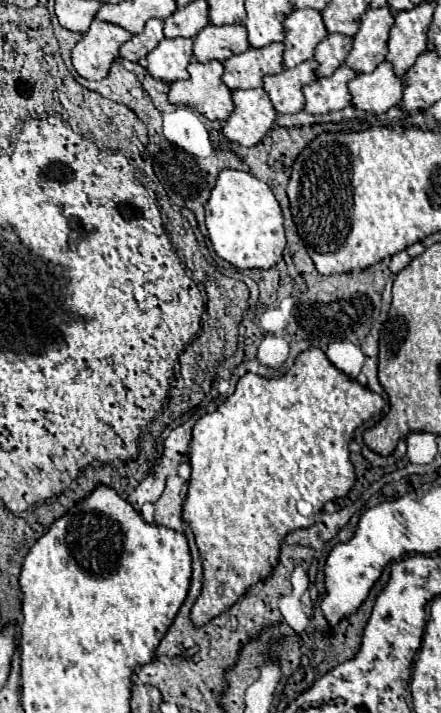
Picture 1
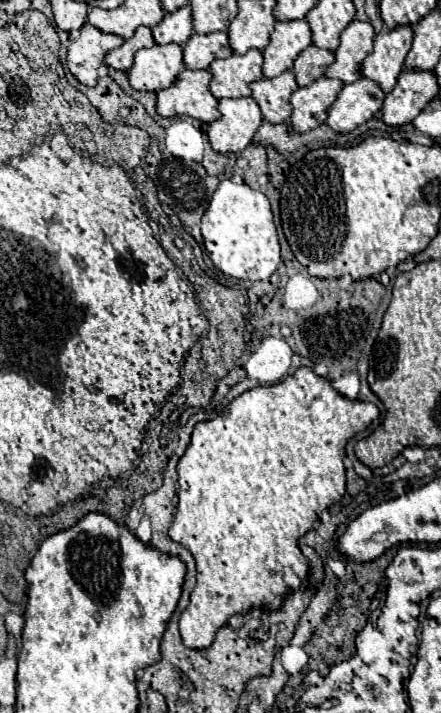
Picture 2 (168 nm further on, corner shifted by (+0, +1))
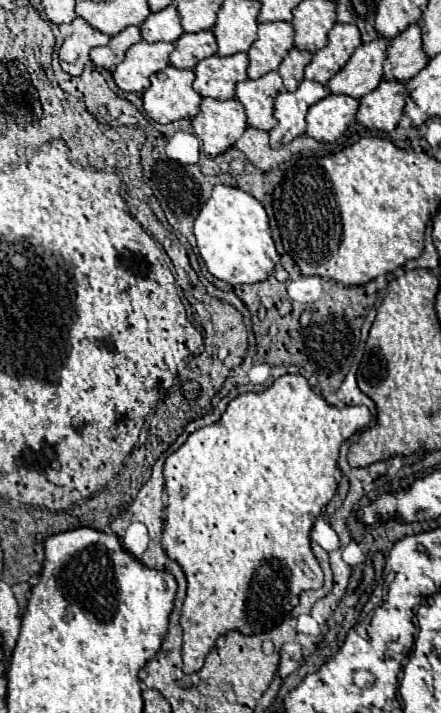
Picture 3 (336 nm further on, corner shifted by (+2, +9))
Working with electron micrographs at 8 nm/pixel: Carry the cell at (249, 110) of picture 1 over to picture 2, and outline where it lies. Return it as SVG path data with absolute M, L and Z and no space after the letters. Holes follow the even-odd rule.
M252 97L220 99L222 117L208 125L208 141L216 153L238 153L252 143L256 129L262 125L260 107Z

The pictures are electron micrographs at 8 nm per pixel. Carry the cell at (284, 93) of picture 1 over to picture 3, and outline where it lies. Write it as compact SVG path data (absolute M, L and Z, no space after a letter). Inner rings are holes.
M270 71L260 79L246 79L238 83L236 99L242 101L250 127L270 131L276 125L274 99L282 89L284 85L278 71Z

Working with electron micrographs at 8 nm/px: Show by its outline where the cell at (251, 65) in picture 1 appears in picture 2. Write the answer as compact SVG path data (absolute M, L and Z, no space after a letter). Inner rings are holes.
M250 49L244 55L232 55L228 59L216 59L208 67L212 81L210 93L216 99L226 97L250 97L252 91L248 85L262 79L264 57L258 49Z

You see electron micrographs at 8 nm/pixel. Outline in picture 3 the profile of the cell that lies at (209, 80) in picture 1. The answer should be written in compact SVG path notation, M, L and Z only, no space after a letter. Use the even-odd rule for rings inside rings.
M168 65L150 77L150 89L144 91L144 109L158 123L196 117L200 113L202 95L194 91L194 71Z

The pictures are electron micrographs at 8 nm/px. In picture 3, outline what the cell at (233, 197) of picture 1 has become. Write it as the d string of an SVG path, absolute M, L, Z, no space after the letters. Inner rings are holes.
M220 183L214 187L210 199L204 203L194 221L194 235L208 271L228 283L264 281L280 261L262 203L252 193L232 185Z

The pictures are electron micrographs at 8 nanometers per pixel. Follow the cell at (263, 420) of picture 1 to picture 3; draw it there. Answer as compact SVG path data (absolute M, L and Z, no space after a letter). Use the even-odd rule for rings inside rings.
M286 373L282 377L278 377L266 391L260 393L242 393L236 399L232 399L228 403L228 409L222 413L222 417L212 423L206 425L202 429L196 429L186 443L174 451L166 463L164 463L164 479L166 479L166 491L168 491L168 517L164 521L164 535L162 535L162 547L166 549L168 557L176 559L188 579L188 595L184 599L184 607L182 607L182 615L180 615L180 625L184 631L184 649L182 649L182 657L184 657L184 669L186 673L198 671L204 665L206 655L210 653L210 649L216 645L216 639L232 629L238 629L240 633L262 633L266 629L272 629L274 625L278 625L278 621L286 619L292 611L292 607L298 603L298 595L306 589L318 589L324 583L324 573L310 549L310 529L314 525L314 519L322 513L322 509L326 507L326 503L334 497L336 489L338 489L338 481L334 477L336 467L338 467L338 451L342 441L346 441L348 437L352 437L356 431L364 429L370 423L372 415L370 409L364 405L354 405L354 407L334 407L330 405L320 393L314 391L314 387L308 383L308 379L300 373Z

